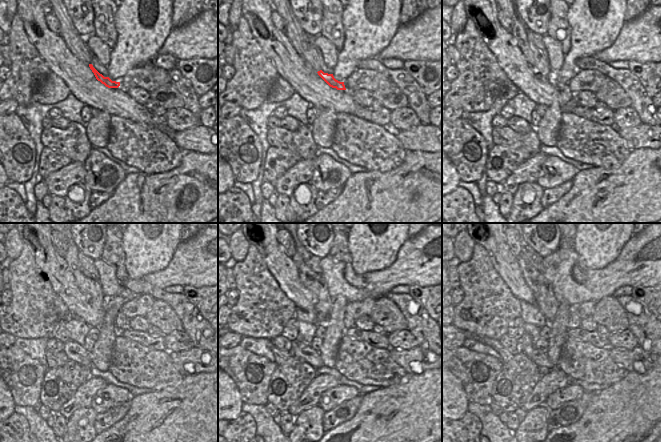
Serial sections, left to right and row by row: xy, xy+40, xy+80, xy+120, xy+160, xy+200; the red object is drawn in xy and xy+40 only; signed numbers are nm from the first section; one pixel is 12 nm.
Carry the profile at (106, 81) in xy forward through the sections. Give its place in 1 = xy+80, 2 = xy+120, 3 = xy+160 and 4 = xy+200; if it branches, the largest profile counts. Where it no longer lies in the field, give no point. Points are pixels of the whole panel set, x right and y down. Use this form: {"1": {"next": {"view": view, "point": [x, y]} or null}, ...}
{"1": {"next": {"view": "xy+80", "point": [566, 94]}}, "2": {"next": {"view": "xy+120", "point": [121, 322]}}, "3": {"next": {"view": "xy+160", "point": [348, 321]}}, "4": {"next": {"view": "xy+200", "point": [573, 321]}}}

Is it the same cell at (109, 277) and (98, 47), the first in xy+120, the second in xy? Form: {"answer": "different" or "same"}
{"answer": "same"}

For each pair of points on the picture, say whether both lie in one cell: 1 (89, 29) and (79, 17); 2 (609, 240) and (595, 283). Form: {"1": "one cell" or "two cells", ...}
{"1": "one cell", "2": "two cells"}

